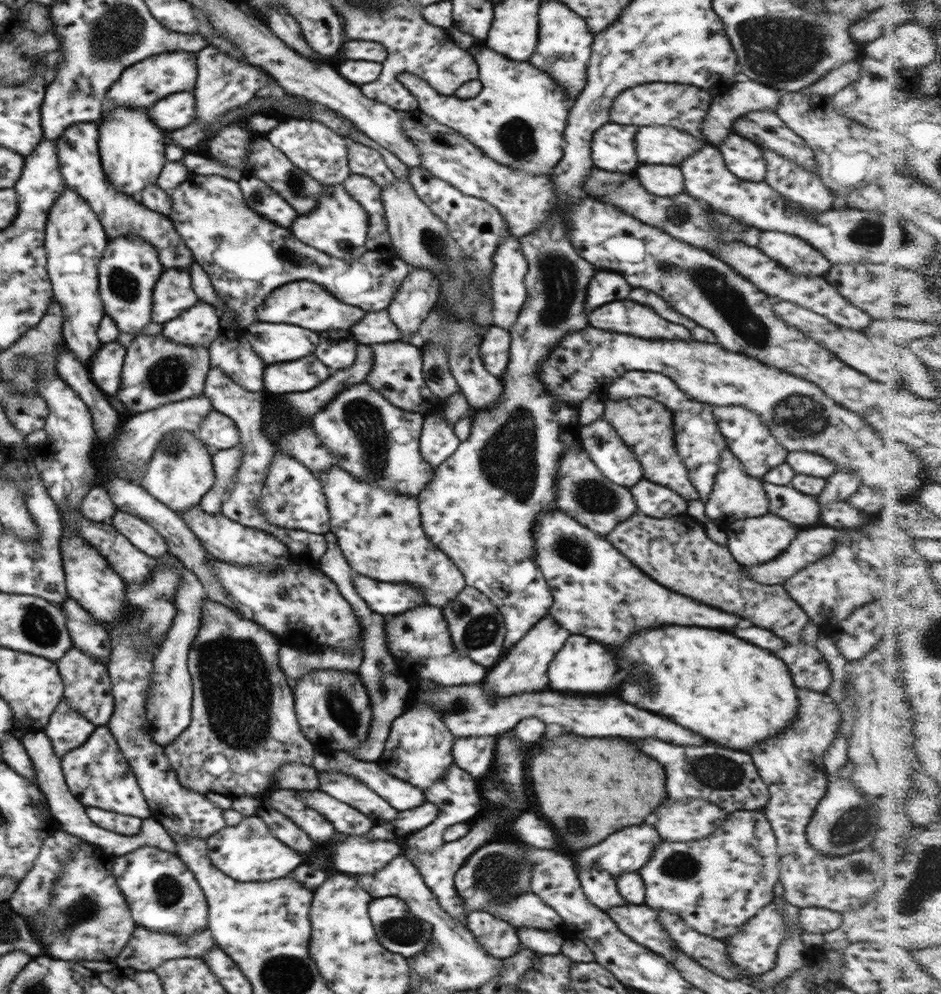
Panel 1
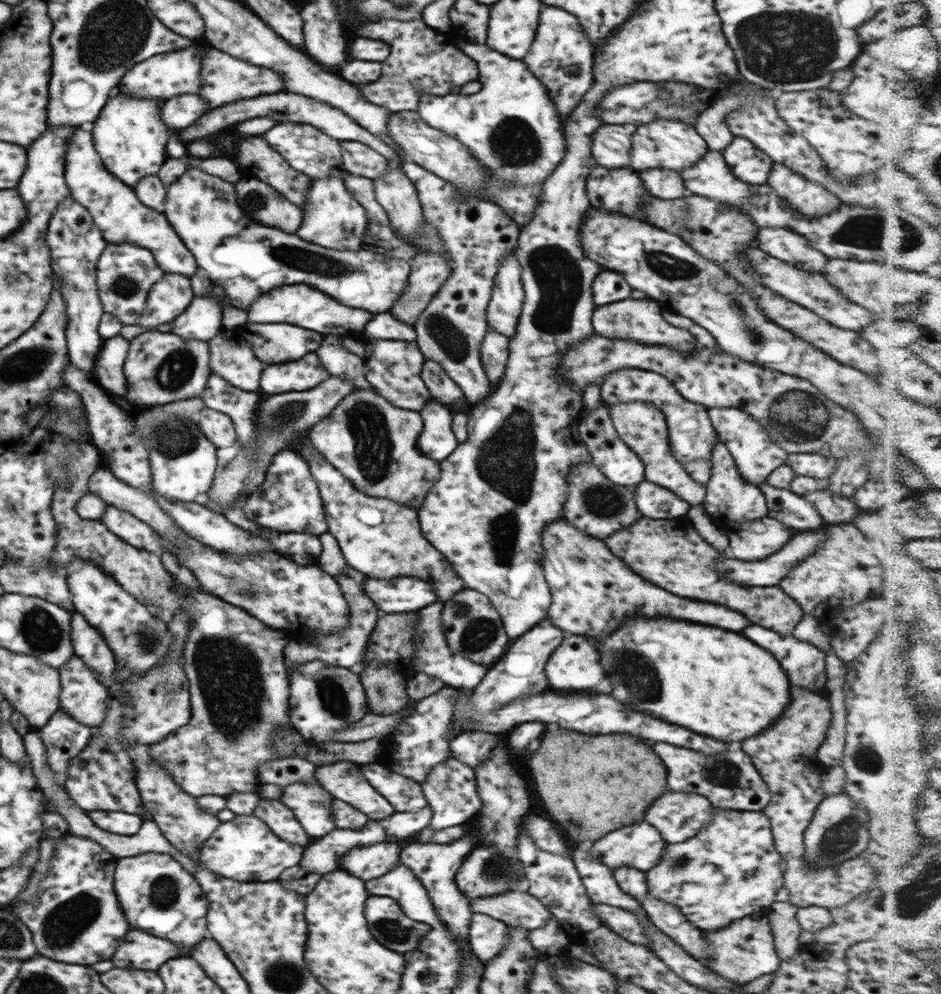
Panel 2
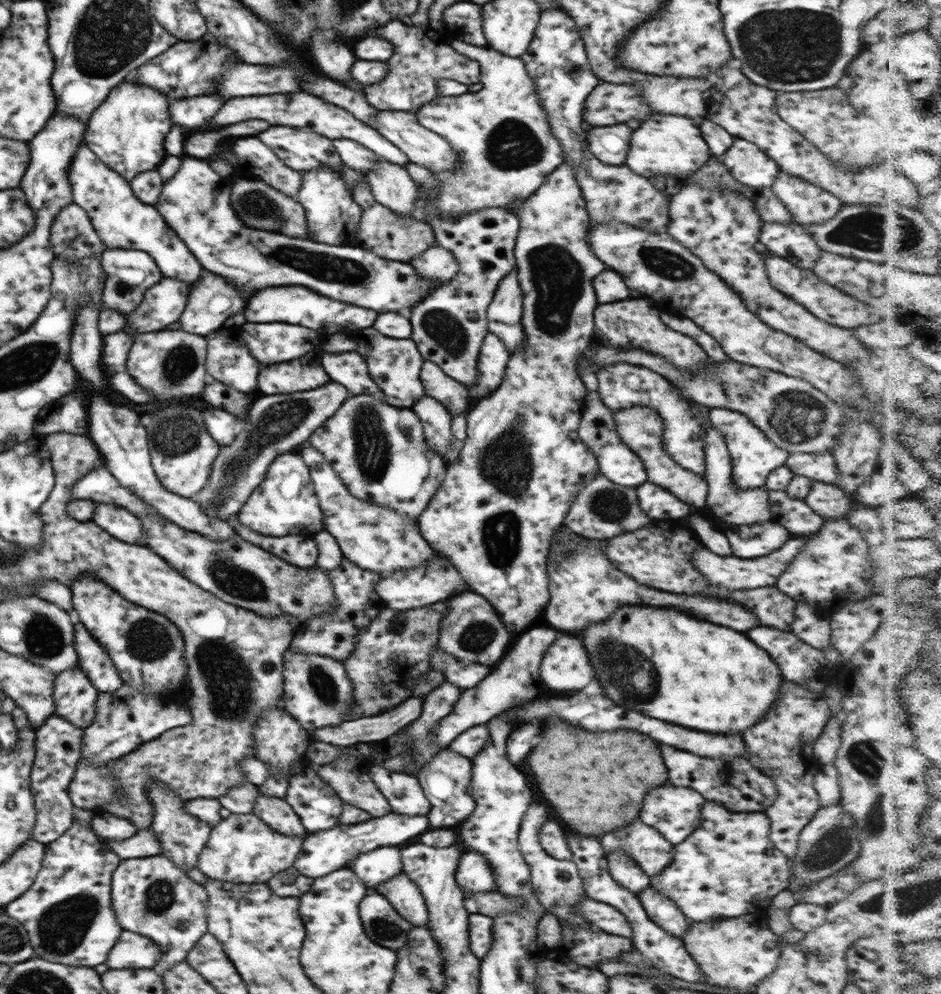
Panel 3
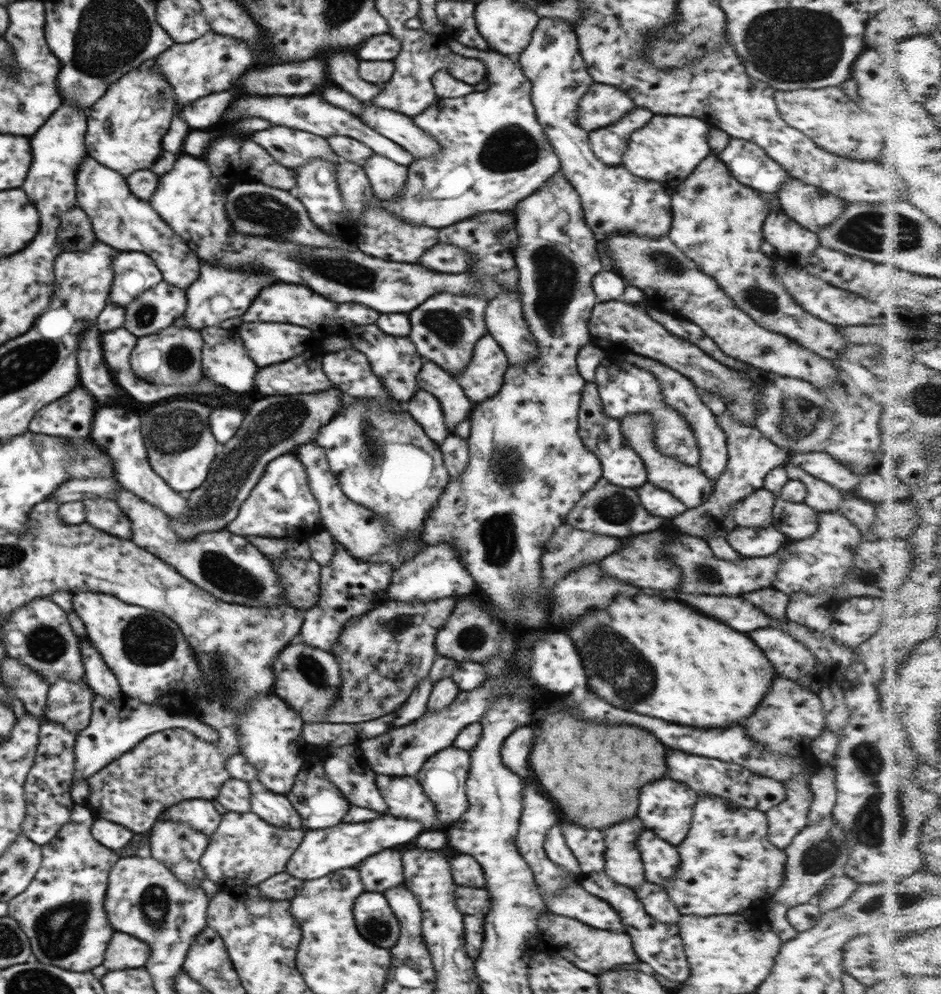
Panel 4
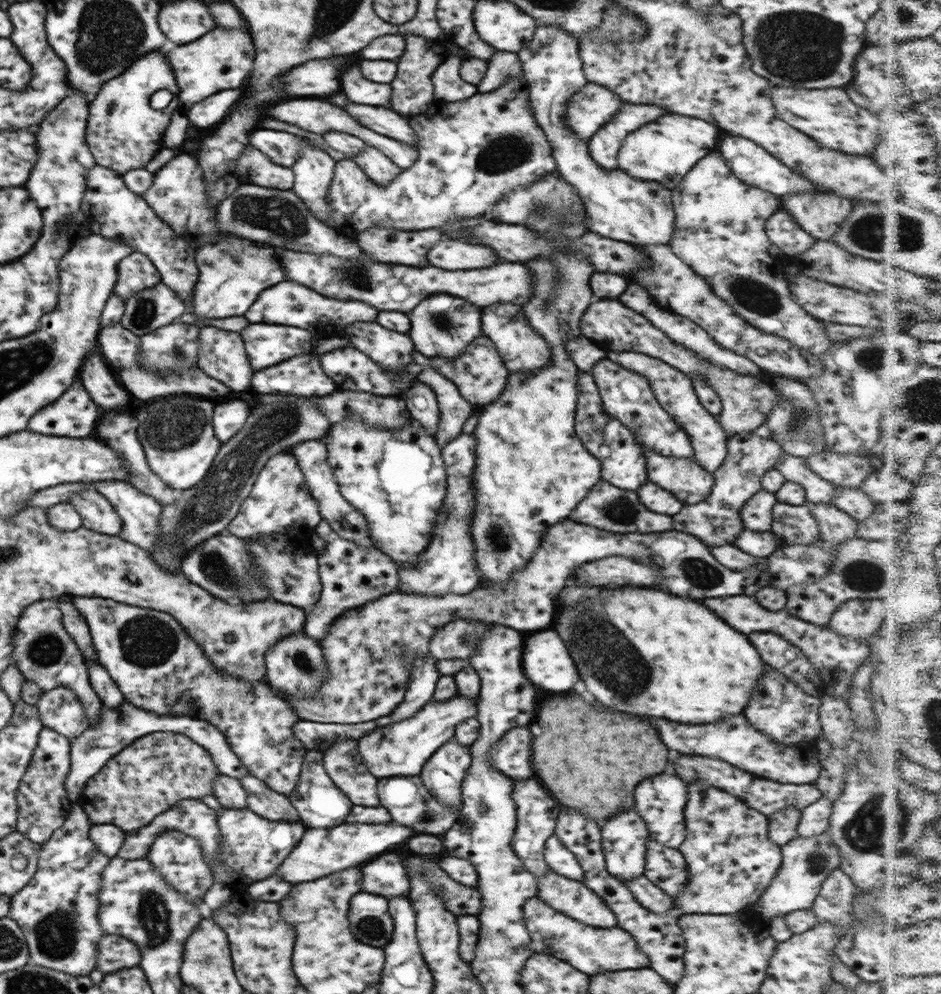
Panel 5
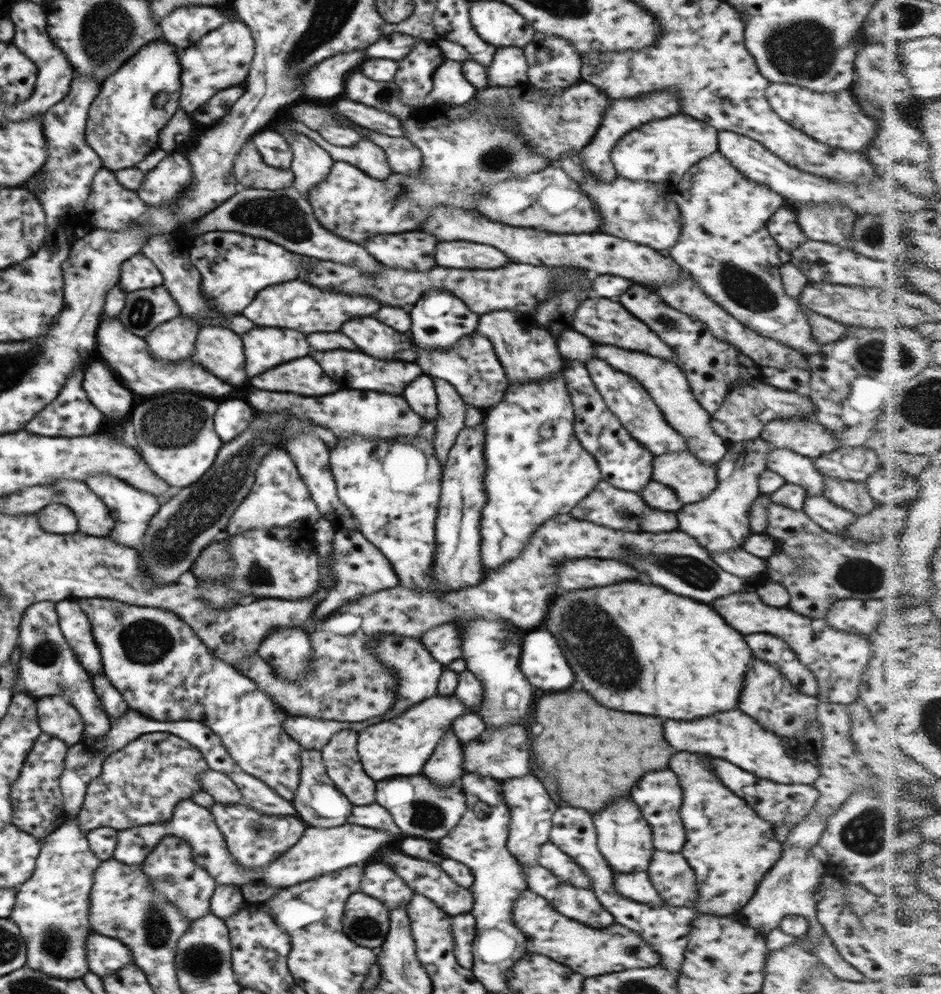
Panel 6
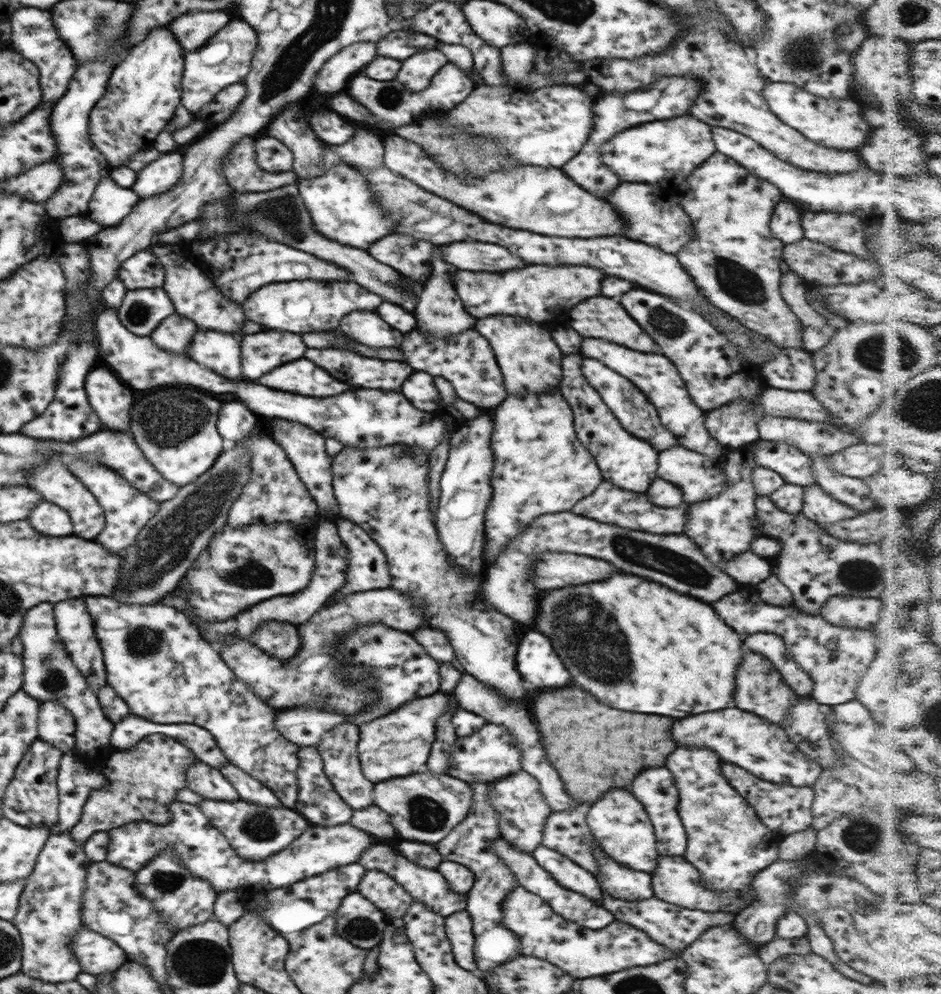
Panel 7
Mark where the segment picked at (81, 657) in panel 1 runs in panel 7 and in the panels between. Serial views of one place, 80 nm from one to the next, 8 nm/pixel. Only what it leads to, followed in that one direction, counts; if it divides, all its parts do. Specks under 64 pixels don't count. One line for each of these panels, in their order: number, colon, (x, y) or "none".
2: (83, 696)
3: (75, 696)
4: (68, 703)
5: (59, 708)
6: (56, 716)
7: (56, 726)

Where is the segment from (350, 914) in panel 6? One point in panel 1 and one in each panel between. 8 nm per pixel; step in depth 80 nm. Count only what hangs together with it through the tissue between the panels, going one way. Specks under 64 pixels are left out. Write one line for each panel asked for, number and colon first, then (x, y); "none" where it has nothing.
1: (396, 929)
2: (390, 927)
3: (381, 922)
4: (376, 922)
5: (371, 923)

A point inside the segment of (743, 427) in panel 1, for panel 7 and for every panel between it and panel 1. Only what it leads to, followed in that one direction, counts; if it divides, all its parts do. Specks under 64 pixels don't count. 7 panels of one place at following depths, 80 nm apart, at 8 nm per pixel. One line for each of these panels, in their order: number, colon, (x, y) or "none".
2: (756, 455)
3: (754, 456)
4: (751, 456)
5: (716, 521)
6: (720, 522)
7: (720, 541)

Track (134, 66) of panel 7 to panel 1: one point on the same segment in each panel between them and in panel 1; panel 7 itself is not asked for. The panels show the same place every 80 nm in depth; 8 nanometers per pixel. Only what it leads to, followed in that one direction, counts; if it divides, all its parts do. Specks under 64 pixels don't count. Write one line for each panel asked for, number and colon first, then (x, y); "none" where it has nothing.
1: (132, 146)
2: (129, 134)
3: (126, 132)
4: (125, 126)
5: (123, 132)
6: (123, 126)

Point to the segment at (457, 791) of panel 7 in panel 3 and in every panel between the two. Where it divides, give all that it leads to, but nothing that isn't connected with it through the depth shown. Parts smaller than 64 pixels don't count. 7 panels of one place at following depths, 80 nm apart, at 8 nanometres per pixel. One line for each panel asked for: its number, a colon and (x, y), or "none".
3: (403, 791)
4: (405, 797)
5: (406, 798)
6: (421, 809)

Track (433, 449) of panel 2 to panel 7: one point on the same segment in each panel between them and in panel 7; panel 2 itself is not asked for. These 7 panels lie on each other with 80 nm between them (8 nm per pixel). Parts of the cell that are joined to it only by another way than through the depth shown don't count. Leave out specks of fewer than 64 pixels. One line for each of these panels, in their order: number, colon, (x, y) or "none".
3: (436, 421)
4: (424, 408)
5: (421, 402)
6: (421, 396)
7: (419, 388)

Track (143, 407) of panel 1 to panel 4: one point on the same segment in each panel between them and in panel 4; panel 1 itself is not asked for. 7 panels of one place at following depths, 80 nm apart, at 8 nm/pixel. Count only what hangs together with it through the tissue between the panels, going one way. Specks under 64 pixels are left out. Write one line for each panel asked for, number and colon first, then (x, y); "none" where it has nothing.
2: (160, 367)
3: (170, 364)
4: (172, 356)

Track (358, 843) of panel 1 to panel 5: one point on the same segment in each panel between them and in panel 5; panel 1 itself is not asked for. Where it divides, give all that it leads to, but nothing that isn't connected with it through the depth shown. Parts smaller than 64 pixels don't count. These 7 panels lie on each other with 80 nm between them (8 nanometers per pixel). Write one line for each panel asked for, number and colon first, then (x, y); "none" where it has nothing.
2: (367, 862)
3: (378, 866)
4: (383, 871)
5: (385, 877)

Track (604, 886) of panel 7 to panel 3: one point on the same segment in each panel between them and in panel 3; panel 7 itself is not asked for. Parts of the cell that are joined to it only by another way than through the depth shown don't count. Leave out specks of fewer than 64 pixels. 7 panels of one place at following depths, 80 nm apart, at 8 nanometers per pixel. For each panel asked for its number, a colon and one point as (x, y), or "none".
3: (664, 913)
4: (655, 900)
5: (650, 896)
6: (637, 887)

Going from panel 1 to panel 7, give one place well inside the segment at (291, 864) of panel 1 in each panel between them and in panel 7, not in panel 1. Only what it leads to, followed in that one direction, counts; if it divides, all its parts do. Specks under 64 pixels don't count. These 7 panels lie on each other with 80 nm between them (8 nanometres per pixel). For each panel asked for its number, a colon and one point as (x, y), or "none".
2: (244, 849)
3: (242, 848)
4: (245, 849)
5: (252, 847)
6: (255, 840)
7: (256, 832)

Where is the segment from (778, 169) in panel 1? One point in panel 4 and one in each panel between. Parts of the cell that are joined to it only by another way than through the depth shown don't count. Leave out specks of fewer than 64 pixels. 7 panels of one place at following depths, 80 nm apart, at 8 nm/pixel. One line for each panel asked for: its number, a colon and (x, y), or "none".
2: (812, 200)
3: (808, 204)
4: (811, 207)

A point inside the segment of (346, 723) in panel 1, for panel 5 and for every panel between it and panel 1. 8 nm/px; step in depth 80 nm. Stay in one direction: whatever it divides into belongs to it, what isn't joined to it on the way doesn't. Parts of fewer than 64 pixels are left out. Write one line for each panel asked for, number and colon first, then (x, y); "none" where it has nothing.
2: (323, 699)
3: (317, 692)
4: (308, 679)
5: (295, 665)

